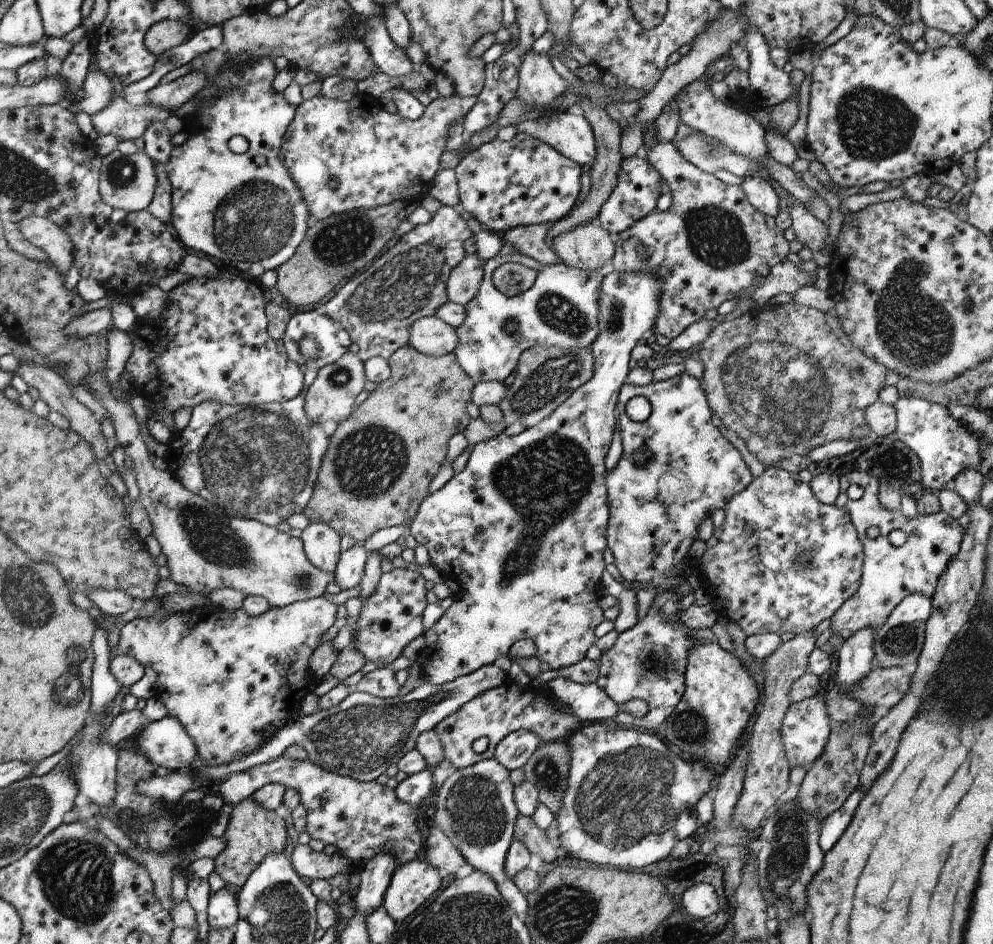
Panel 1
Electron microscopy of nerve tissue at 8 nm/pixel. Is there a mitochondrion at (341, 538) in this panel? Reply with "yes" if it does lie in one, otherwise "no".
no

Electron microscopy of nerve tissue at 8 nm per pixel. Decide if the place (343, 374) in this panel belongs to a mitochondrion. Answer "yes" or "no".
yes

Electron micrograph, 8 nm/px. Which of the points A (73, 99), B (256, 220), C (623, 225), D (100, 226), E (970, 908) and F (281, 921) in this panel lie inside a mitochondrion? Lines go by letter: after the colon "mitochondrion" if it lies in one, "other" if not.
A: other
B: mitochondrion
C: other
D: other
E: other
F: mitochondrion

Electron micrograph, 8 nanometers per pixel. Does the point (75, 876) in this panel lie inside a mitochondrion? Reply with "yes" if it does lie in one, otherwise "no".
yes

